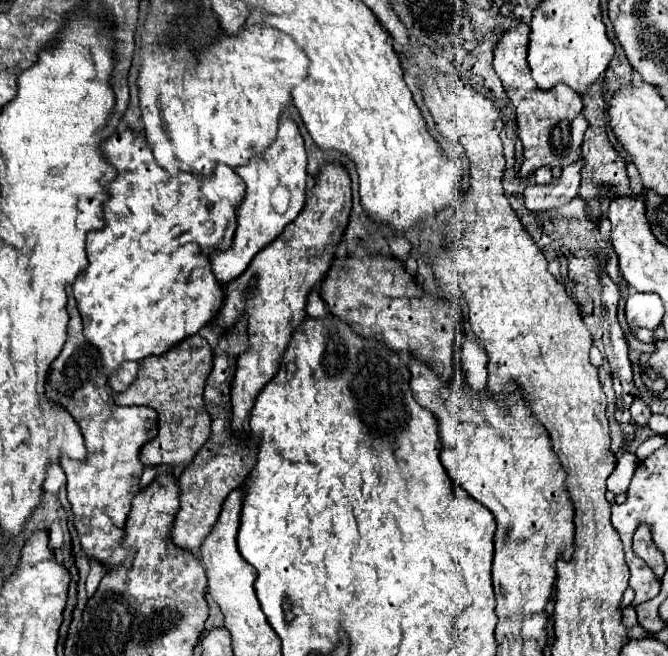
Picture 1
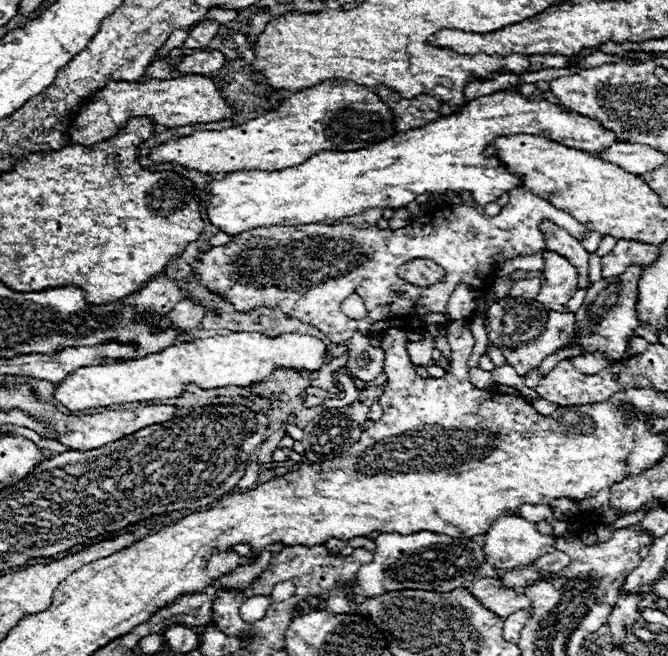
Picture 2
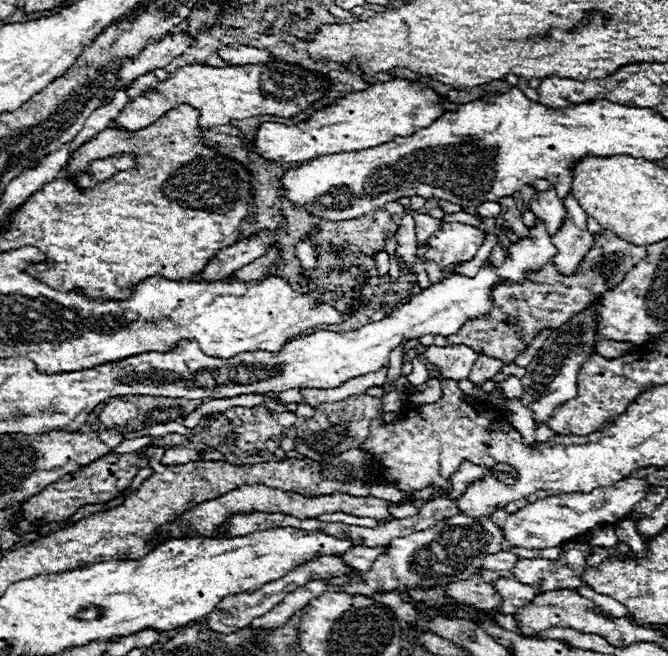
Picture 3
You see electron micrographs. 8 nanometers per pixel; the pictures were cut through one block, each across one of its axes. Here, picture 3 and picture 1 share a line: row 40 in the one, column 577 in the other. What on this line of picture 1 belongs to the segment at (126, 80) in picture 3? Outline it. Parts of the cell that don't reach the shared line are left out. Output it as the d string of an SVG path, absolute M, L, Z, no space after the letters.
M578 158L574 164L566 166L558 180L554 178L546 186L530 184L524 192L526 206L530 210L550 210L550 208L560 208L560 206L568 204L578 194L580 170L582 170L582 158Z

